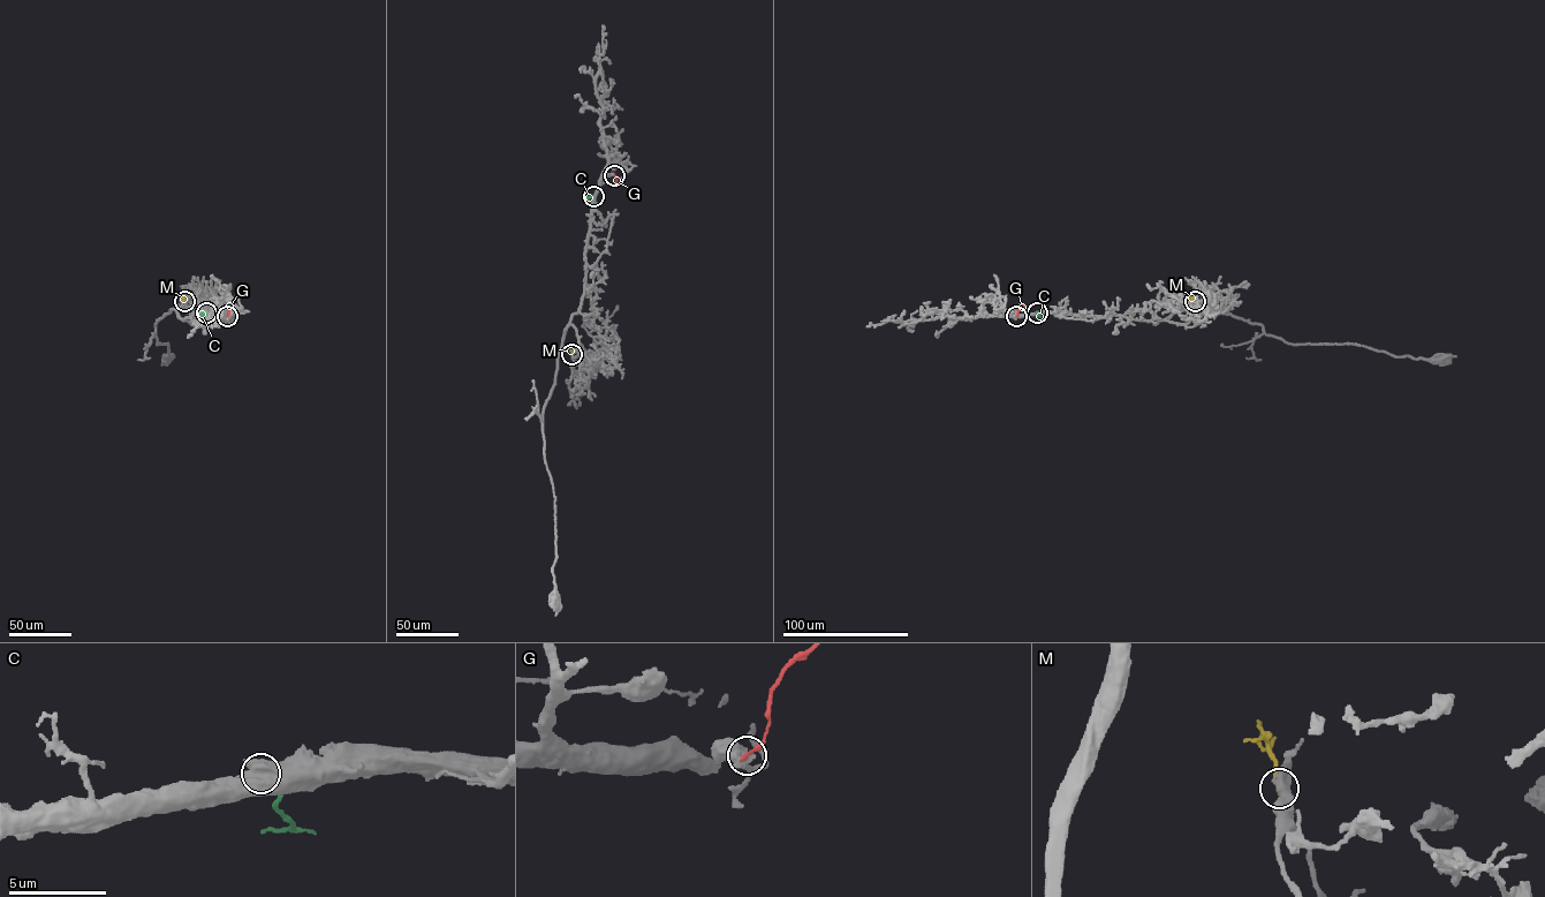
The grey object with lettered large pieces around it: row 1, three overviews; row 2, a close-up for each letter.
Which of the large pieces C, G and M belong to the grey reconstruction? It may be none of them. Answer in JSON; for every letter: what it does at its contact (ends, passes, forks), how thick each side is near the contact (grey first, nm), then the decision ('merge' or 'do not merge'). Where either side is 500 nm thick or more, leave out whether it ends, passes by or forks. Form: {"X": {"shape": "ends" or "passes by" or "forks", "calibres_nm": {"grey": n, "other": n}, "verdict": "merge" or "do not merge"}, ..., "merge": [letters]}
{"C": {"calibres_nm": {"grey": 950, "other": 280}, "verdict": "do not merge"}, "G": {"shape": "ends", "calibres_nm": {"grey": 440, "other": 200}, "verdict": "do not merge"}, "M": {"calibres_nm": {"grey": 500, "other": 220}, "verdict": "do not merge"}, "merge": []}

